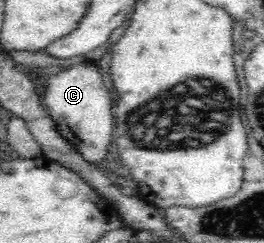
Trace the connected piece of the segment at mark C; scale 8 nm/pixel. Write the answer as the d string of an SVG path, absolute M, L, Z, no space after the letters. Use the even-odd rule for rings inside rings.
M83 61L70 64L66 70L48 78L41 104L60 136L76 149L82 159L99 166L113 140L115 116L112 101L112 94L104 86L99 64Z

